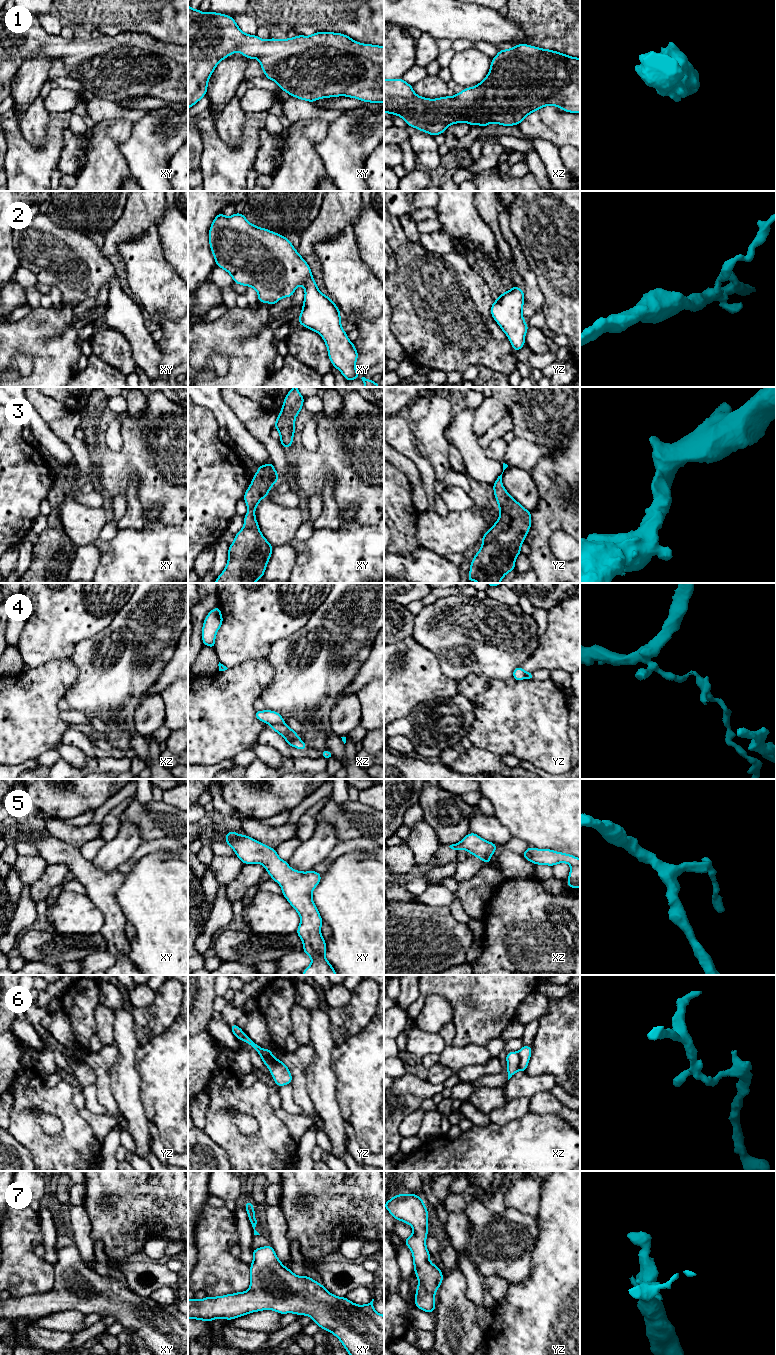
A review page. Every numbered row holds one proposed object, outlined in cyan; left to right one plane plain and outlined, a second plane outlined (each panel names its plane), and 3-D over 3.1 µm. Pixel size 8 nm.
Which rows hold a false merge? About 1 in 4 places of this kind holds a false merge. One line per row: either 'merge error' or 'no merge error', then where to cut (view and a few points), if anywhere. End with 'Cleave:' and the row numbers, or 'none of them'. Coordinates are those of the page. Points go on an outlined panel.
1: no merge error; cut none
2: no merge error; cut none
3: no merge error; cut none
4: merge error; cut xz (283, 722), (272, 725)
5: no merge error; cut none
6: merge error; cut xz (517, 1052), (519, 1069)
7: no merge error; cut none
Cleave: 4, 6

